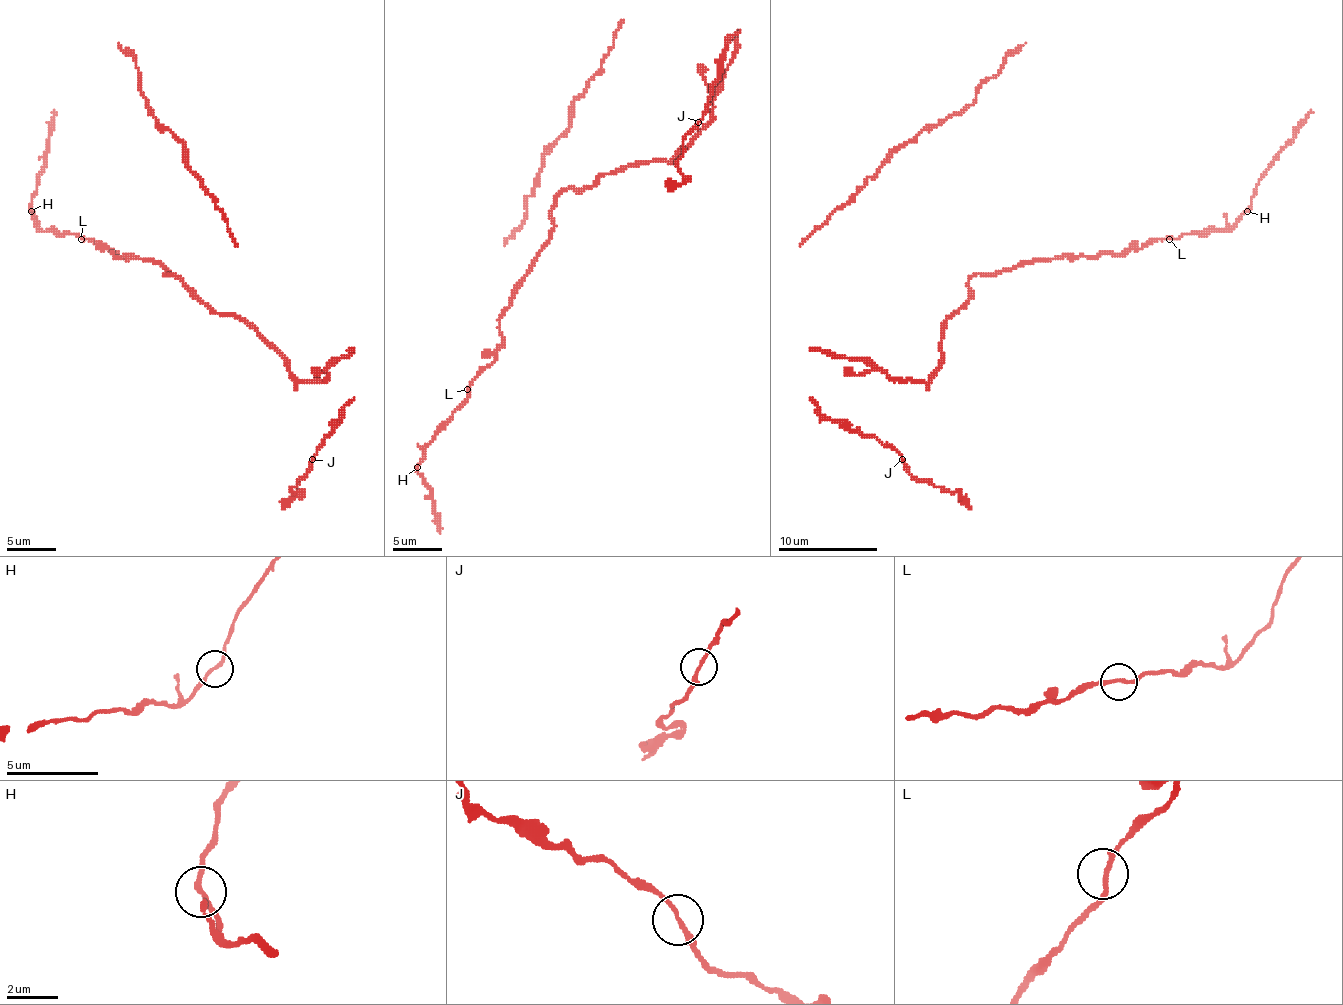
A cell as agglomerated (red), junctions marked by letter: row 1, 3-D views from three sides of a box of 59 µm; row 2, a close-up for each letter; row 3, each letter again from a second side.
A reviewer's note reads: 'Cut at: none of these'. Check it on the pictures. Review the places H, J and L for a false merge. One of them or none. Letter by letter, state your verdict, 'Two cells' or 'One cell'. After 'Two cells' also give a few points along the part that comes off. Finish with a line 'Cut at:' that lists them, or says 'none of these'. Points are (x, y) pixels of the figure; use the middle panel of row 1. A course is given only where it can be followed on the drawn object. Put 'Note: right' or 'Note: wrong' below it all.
H: Two cells. Course of the part to remove: (418, 466), (430, 491), (440, 531)
J: One cell
L: One cell
Cut at: H
Note: wrong

